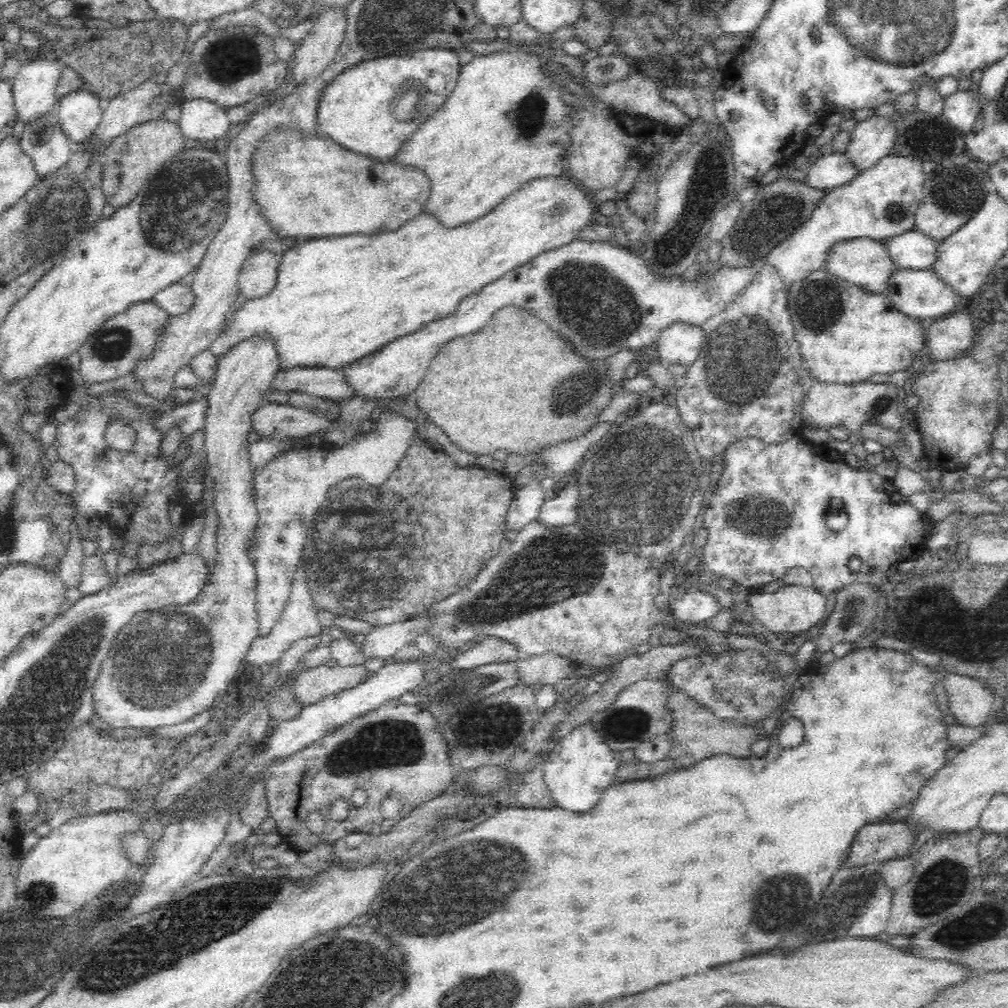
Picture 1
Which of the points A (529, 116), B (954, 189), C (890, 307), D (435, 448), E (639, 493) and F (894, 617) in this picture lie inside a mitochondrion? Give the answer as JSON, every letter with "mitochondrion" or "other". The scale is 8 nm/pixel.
{"A":"mitochondrion","B":"mitochondrion","C":"other","D":"other","E":"mitochondrion","F":"mitochondrion"}

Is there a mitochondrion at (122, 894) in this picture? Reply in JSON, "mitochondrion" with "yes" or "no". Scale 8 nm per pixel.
{"mitochondrion":"yes"}

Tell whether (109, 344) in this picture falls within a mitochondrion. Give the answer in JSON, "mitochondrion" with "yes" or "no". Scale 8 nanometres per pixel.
{"mitochondrion":"yes"}

